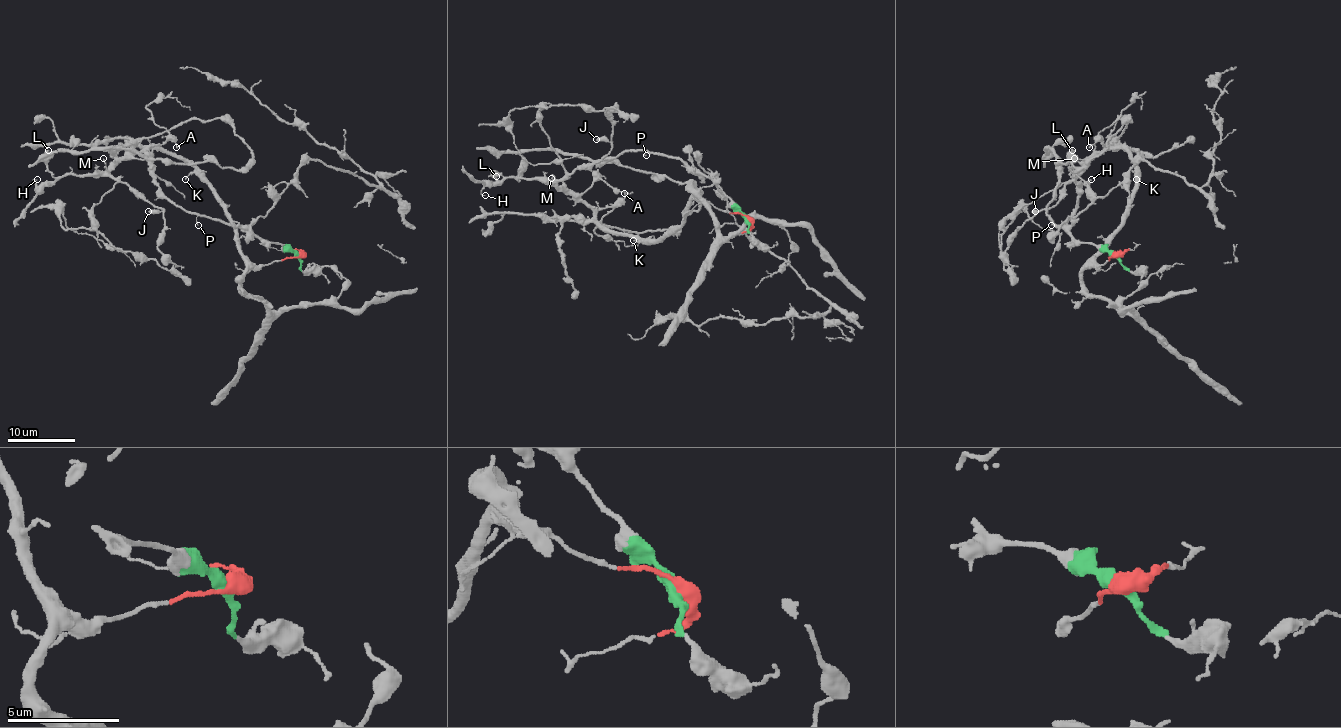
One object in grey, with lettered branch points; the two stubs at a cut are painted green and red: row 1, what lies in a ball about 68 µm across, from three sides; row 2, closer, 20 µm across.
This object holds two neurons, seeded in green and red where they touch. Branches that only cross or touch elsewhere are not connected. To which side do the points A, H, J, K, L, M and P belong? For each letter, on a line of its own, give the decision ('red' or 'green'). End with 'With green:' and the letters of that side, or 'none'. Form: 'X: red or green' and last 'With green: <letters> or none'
A: red
H: red
J: red
K: red
L: red
M: red
P: green
With green: P

